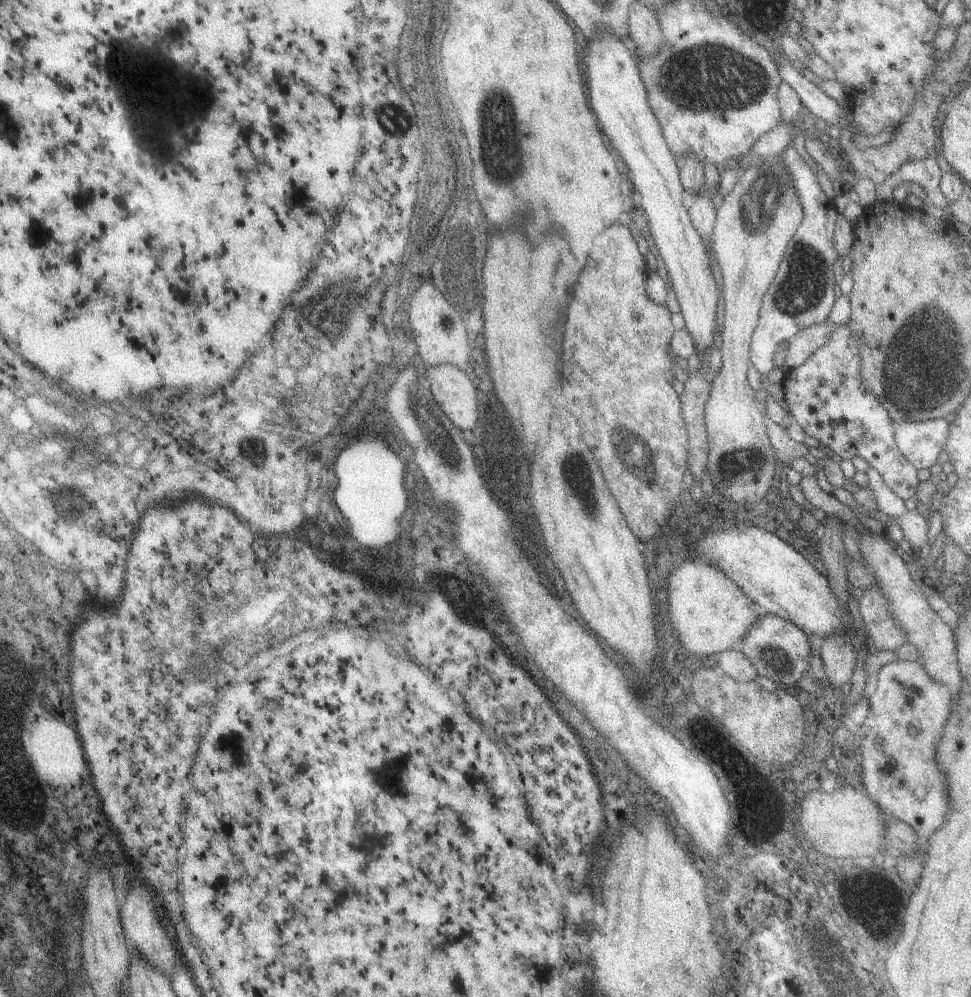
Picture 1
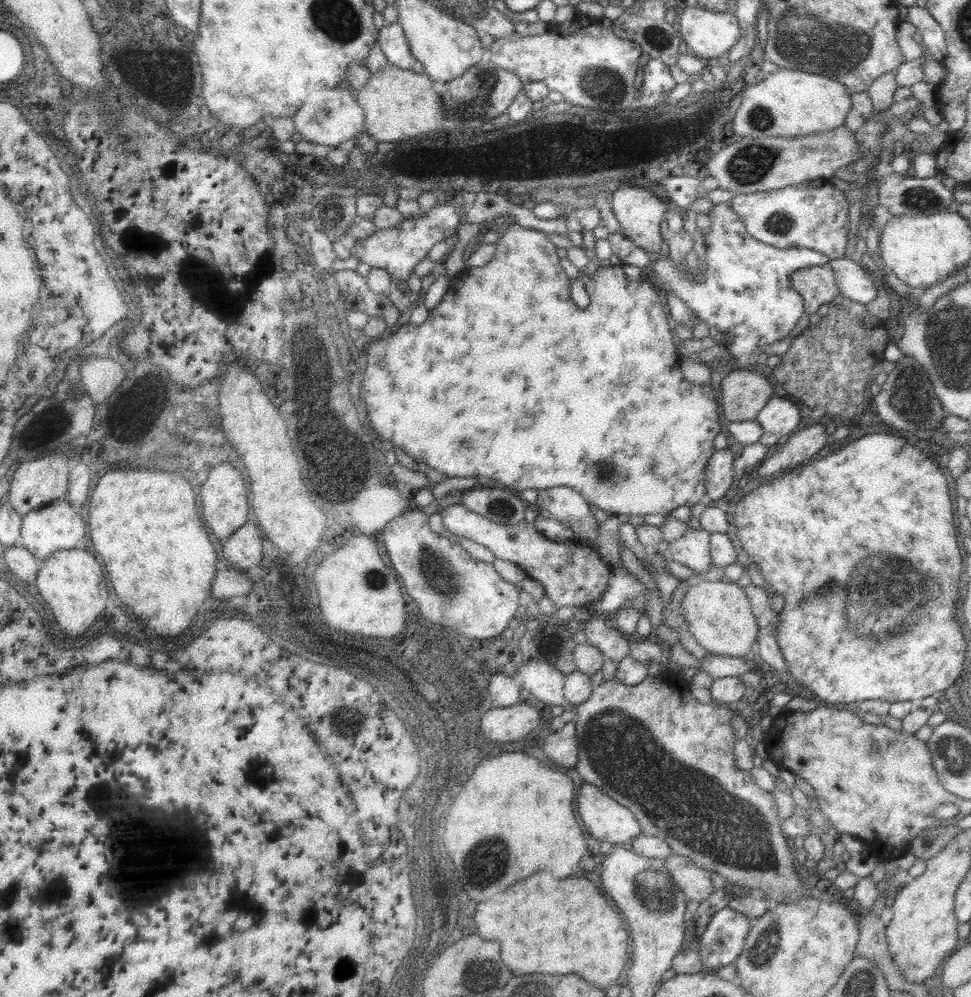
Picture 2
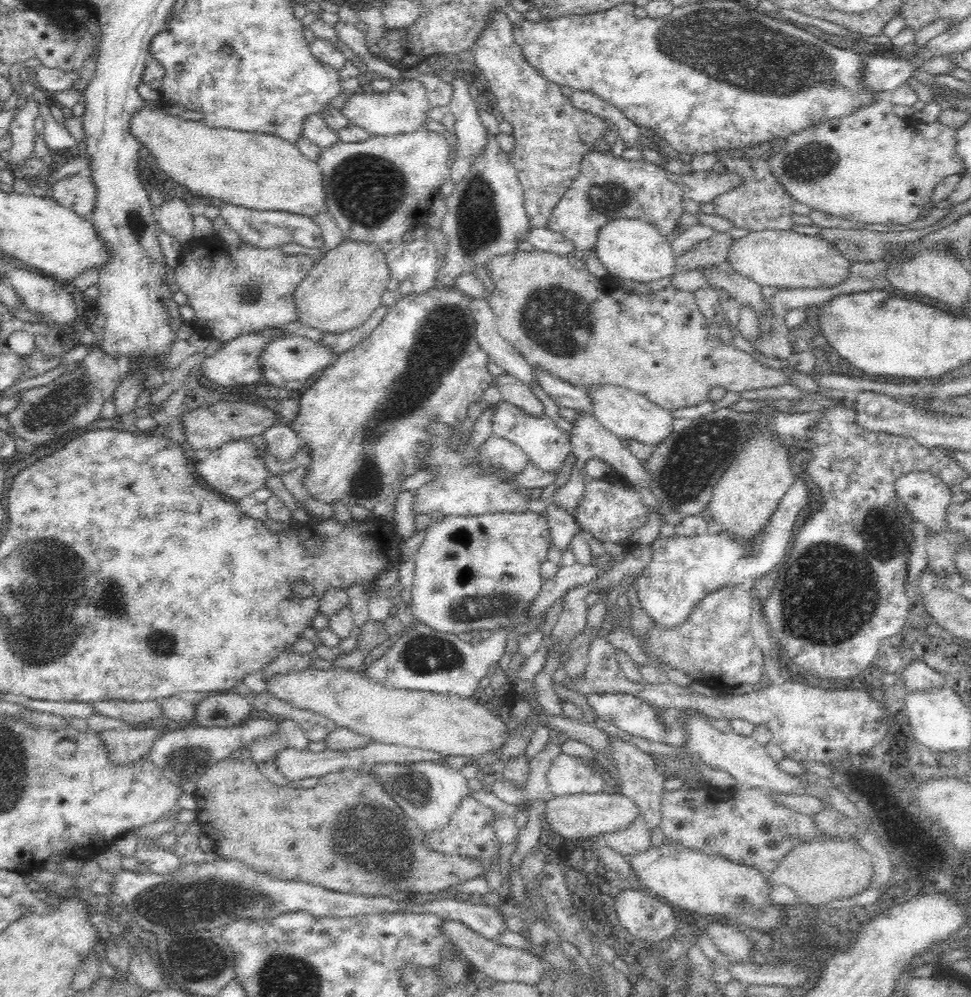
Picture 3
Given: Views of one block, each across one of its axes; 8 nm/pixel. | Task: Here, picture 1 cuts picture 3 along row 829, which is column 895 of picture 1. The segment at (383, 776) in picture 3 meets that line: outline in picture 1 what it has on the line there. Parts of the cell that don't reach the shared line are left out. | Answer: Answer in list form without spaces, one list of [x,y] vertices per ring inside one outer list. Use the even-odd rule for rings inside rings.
[[[944,419],[918,422],[893,420],[891,424],[894,428],[895,445],[904,458],[917,471],[922,468],[935,469],[936,460],[946,448],[946,440],[950,436],[950,422]]]

